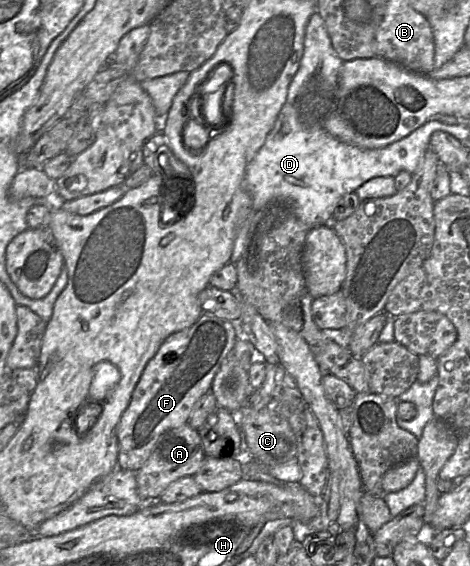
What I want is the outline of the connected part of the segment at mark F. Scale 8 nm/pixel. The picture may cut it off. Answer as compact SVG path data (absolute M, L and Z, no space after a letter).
M203 312L191 327L176 332L166 340L170 340L168 351L156 354L146 365L130 400L121 416L117 427L119 444L118 467L123 470L138 471L152 453L158 439L166 431L188 423L196 402L211 390L212 381L225 358L234 350L239 329L237 323L218 318Z

